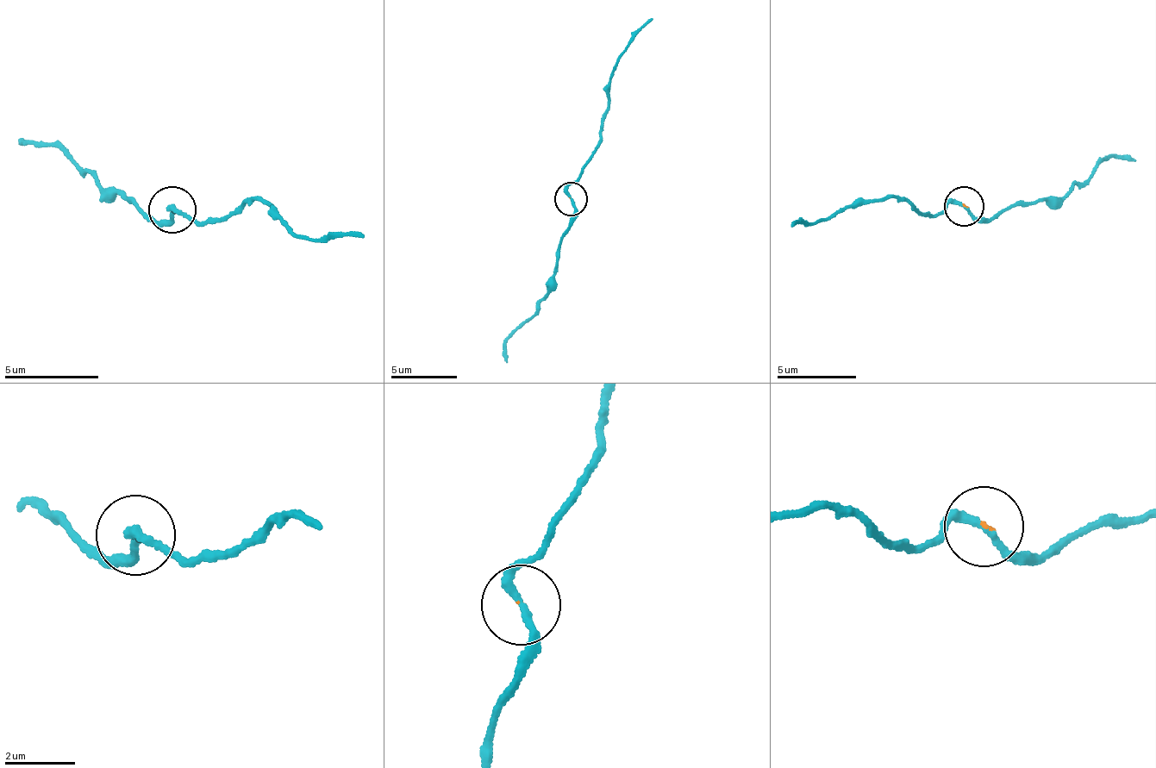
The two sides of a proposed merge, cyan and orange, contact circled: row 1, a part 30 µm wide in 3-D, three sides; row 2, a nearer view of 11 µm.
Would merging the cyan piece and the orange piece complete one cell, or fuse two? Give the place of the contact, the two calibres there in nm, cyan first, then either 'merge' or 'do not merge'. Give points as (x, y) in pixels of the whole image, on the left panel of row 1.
at (172, 209); 200 nm thick on the cyan side, 70 nm on the other; do not merge

